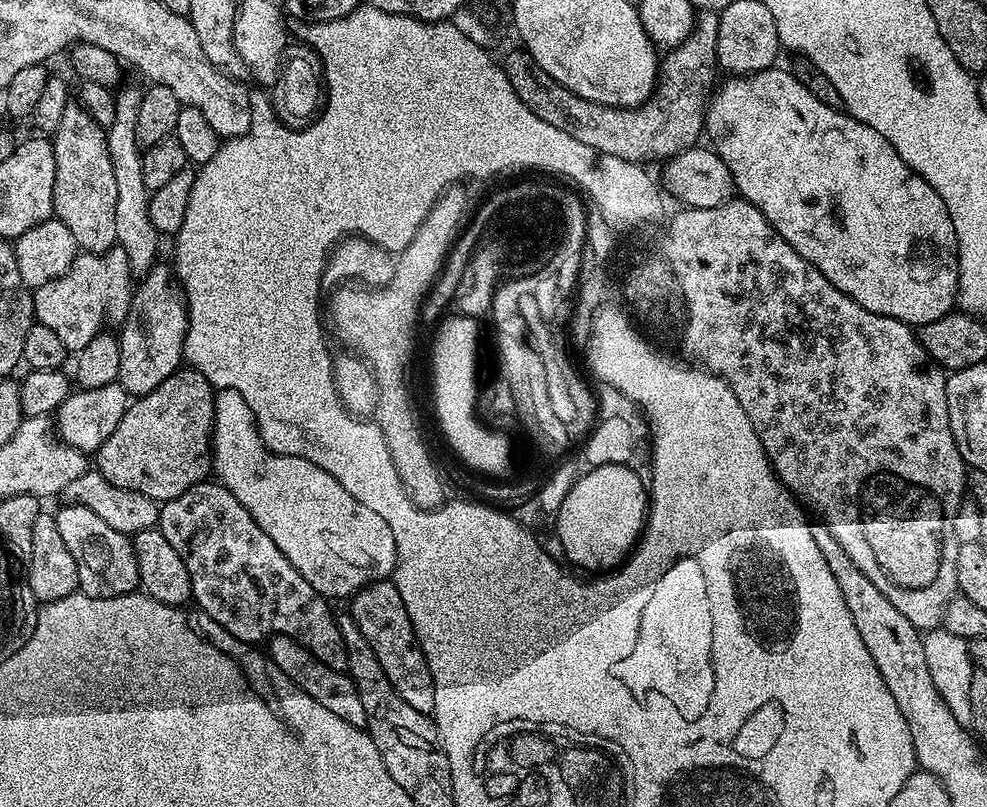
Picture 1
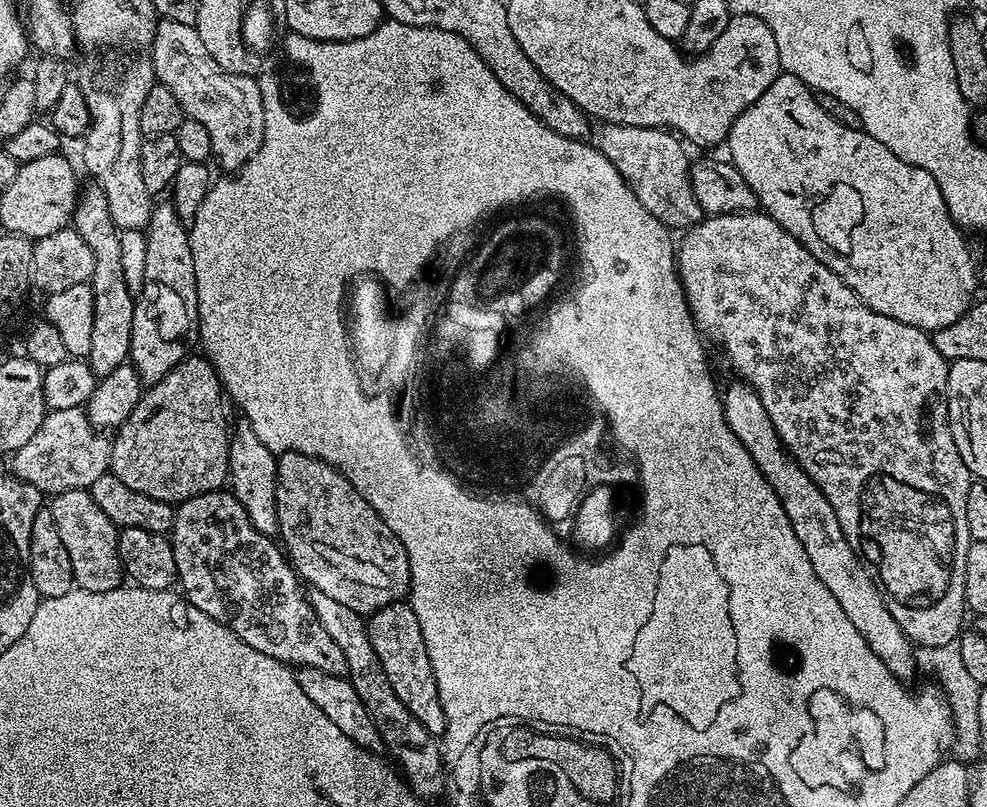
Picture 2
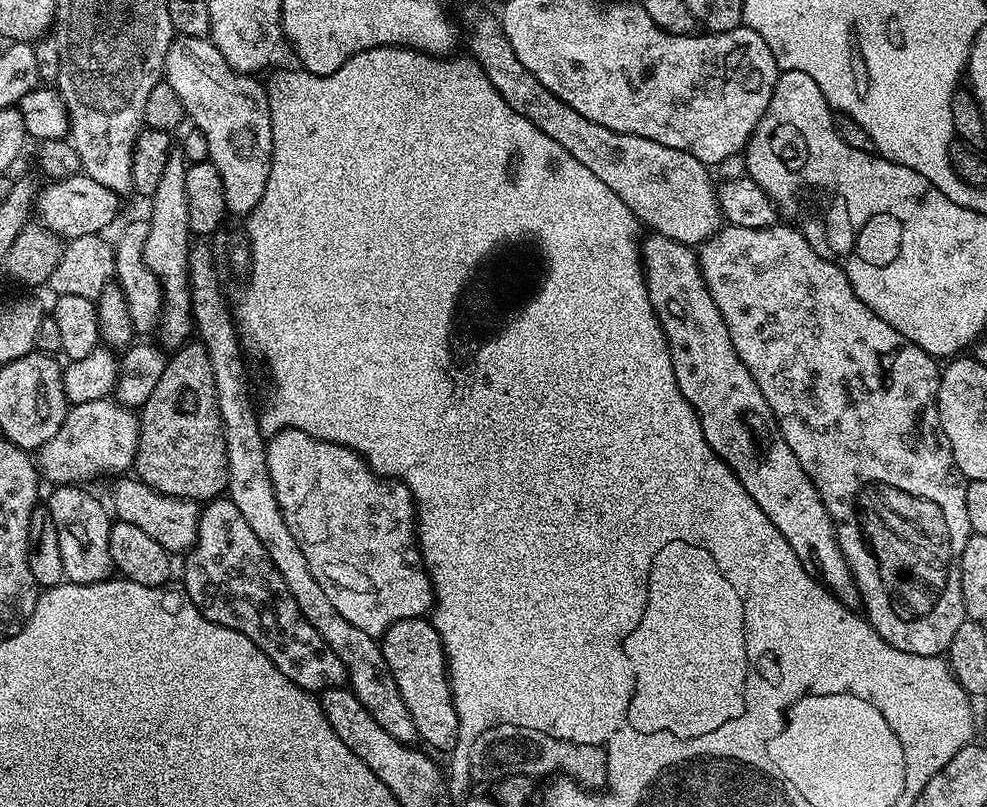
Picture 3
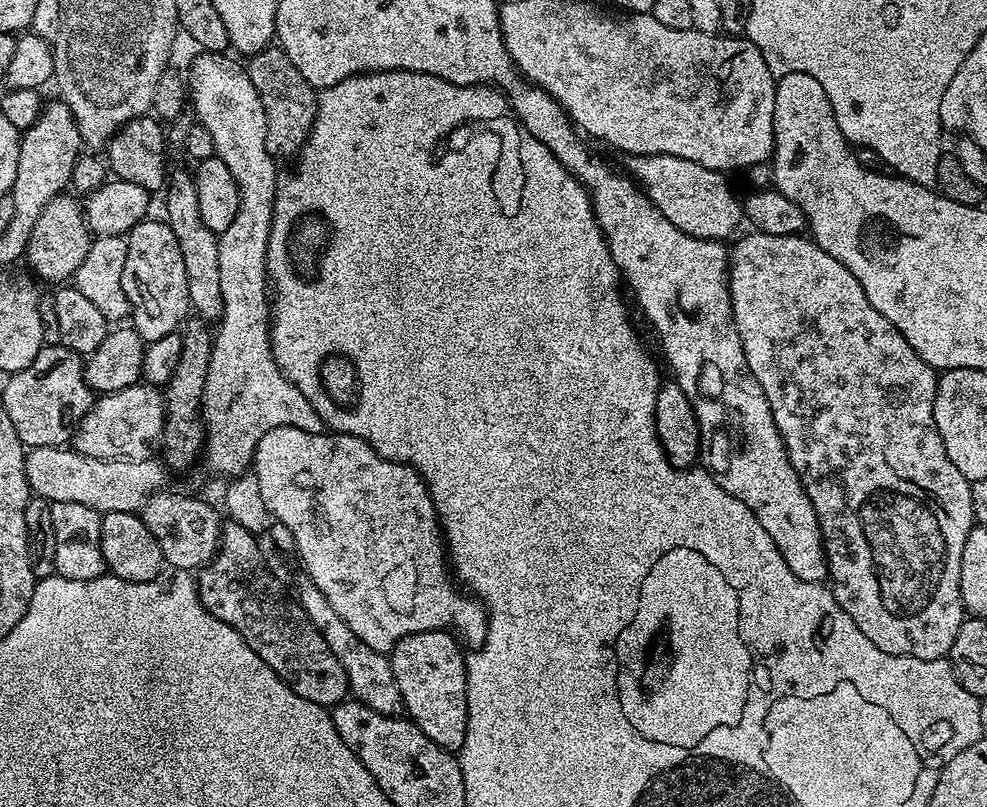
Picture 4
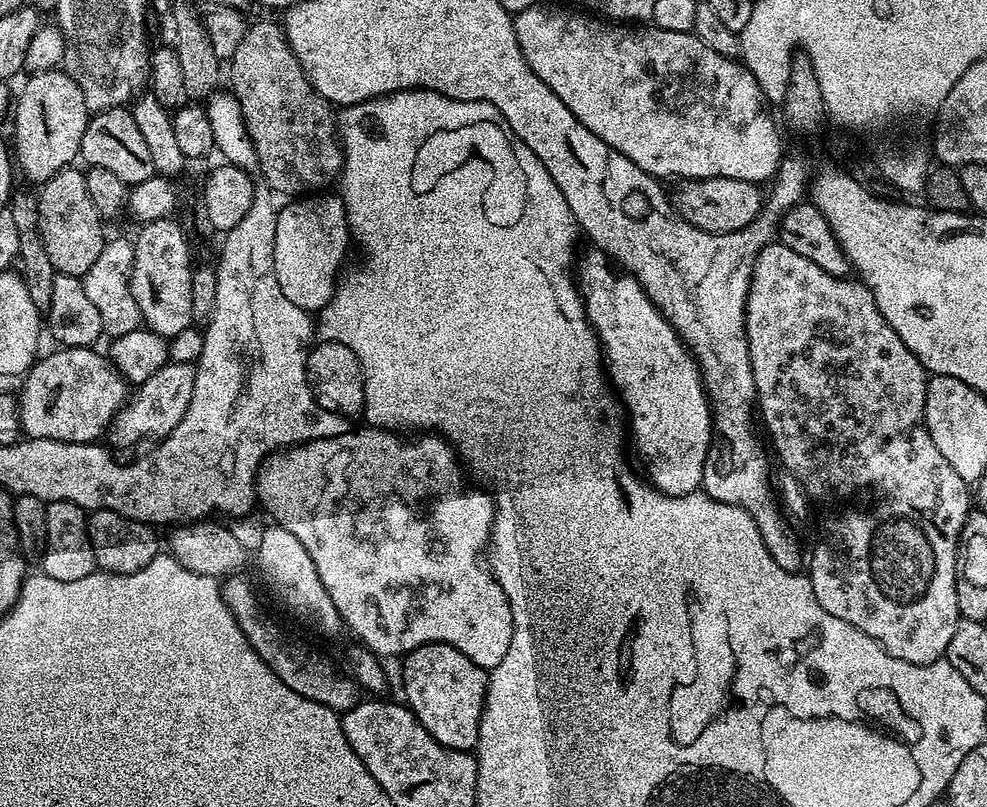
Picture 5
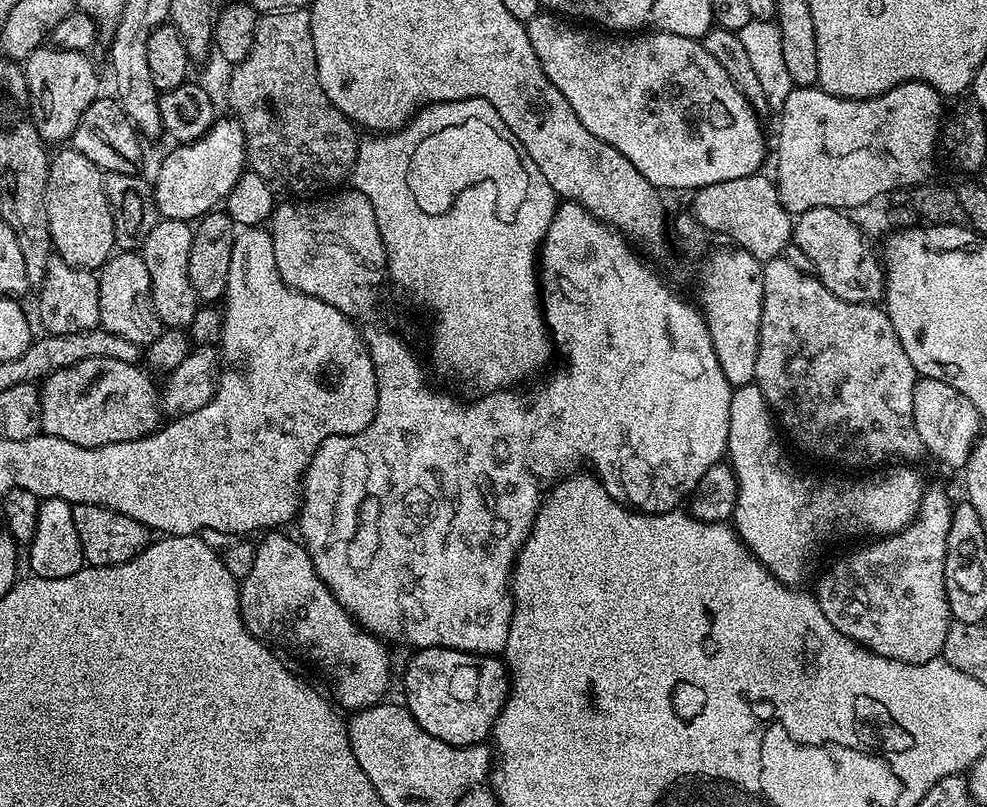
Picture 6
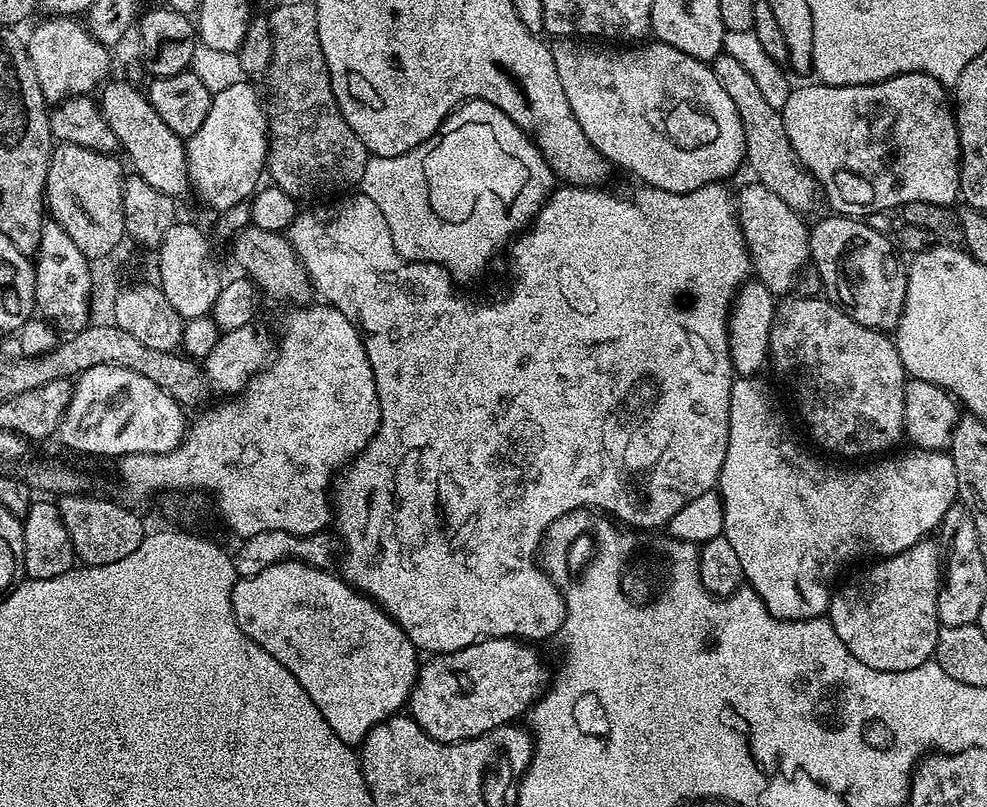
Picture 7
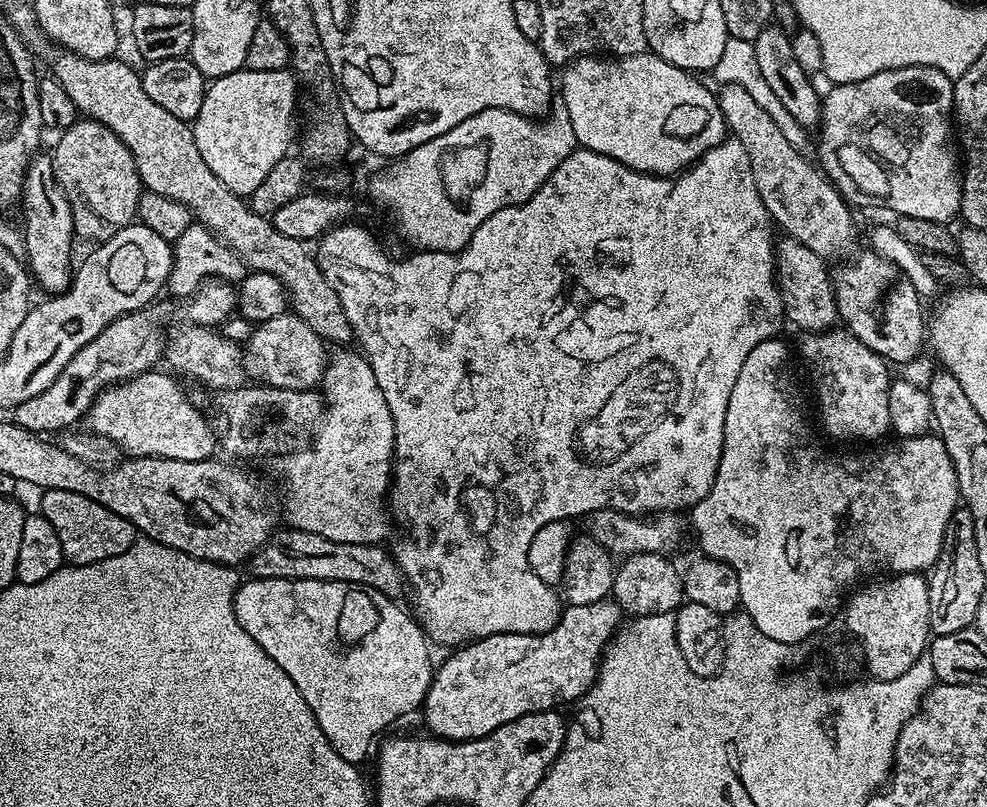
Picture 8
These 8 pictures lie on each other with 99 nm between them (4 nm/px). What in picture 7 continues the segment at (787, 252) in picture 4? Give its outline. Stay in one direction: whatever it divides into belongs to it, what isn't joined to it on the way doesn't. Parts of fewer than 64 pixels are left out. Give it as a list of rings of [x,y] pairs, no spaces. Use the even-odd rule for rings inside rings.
[[[793,295],[791,298],[784,298],[779,301],[778,304],[778,318],[773,320],[772,322],[772,329],[770,330],[770,342],[768,343],[768,354],[770,357],[770,364],[771,367],[776,367],[776,372],[778,375],[781,376],[782,379],[784,379],[784,384],[786,387],[789,388],[790,391],[792,391],[792,396],[794,399],[796,399],[796,408],[798,411],[800,411],[800,416],[802,419],[804,419],[804,424],[806,427],[808,427],[808,432],[810,435],[813,436],[814,439],[817,440],[818,443],[821,444],[822,447],[825,448],[828,452],[837,452],[840,456],[864,456],[860,458],[868,458],[871,456],[868,456],[871,454],[871,452],[884,452],[887,453],[889,450],[887,448],[892,448],[895,446],[896,443],[899,442],[899,440],[902,440],[902,437],[904,436],[904,386],[906,383],[906,373],[904,370],[904,367],[902,366],[902,358],[898,354],[898,350],[896,349],[896,341],[893,339],[889,333],[886,332],[879,332],[877,328],[871,328],[870,326],[862,326],[858,322],[854,322],[854,318],[850,318],[850,314],[846,314],[837,304],[833,304],[831,300],[827,298],[819,298],[820,300],[815,300],[812,296],[796,296]],[[925,538],[919,540],[914,547],[908,548],[904,552],[877,559],[875,563],[873,563],[876,565],[874,565],[873,568],[866,569],[865,572],[861,574],[860,580],[854,581],[853,584],[844,584],[840,589],[837,587],[835,591],[831,593],[826,619],[834,626],[834,634],[838,634],[838,638],[842,638],[842,646],[846,646],[846,650],[850,650],[850,654],[854,654],[854,658],[858,658],[858,662],[870,666],[873,672],[914,670],[914,666],[922,666],[925,662],[935,657],[938,634],[942,627],[940,619],[938,618],[938,594],[940,593],[940,582],[942,579],[942,548],[939,543],[936,545],[934,541],[935,539]]]

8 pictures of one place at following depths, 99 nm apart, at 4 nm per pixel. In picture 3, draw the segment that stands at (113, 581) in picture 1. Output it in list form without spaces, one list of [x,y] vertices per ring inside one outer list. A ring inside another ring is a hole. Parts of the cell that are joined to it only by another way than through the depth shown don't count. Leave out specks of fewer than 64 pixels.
[[[62,484],[53,487],[46,507],[58,530],[58,546],[62,550],[62,570],[69,584],[97,584],[113,575],[110,558],[110,530],[113,521],[107,507],[100,505],[96,496],[87,492],[87,487]]]

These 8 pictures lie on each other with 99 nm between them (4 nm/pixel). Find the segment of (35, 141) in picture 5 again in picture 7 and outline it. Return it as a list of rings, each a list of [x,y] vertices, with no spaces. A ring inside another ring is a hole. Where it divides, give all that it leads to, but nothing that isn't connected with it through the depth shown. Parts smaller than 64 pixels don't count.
[[[48,16],[26,36],[26,43],[38,86],[42,86],[42,94],[49,105],[55,106],[72,96],[95,93],[109,79],[113,53],[98,43],[79,19]]]

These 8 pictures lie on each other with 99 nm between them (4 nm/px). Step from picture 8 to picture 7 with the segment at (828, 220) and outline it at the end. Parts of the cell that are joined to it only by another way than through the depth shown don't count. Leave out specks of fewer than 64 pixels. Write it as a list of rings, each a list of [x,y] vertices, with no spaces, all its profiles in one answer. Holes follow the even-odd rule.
[[[723,54],[715,56],[710,62],[718,82],[722,82],[722,90],[730,94],[730,102],[738,110],[738,118],[742,122],[742,134],[744,135],[744,154],[747,167],[752,167],[752,172],[757,181],[765,184],[786,206],[790,206],[795,212],[808,214],[808,211],[818,200],[818,185],[816,179],[808,173],[797,161],[794,150],[790,146],[790,138],[786,138],[786,126],[780,117],[780,109],[770,106],[766,97],[758,91],[758,86],[746,69],[734,58]]]

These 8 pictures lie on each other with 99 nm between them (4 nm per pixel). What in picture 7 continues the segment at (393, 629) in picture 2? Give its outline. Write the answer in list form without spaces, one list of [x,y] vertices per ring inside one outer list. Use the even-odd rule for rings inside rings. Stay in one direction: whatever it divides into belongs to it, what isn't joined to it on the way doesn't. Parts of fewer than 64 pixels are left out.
[[[499,636],[493,640],[479,640],[477,644],[466,646],[462,650],[429,655],[427,659],[425,659],[428,661],[426,661],[425,664],[423,661],[423,663],[419,665],[416,674],[416,685],[412,687],[412,694],[410,697],[410,715],[412,719],[418,722],[418,726],[422,726],[422,730],[426,730],[426,734],[430,734],[430,738],[434,738],[443,744],[456,744],[460,740],[478,738],[482,734],[486,734],[498,726],[513,723],[517,718],[520,718],[516,716],[522,715],[521,717],[523,717],[525,713],[531,709],[532,705],[544,695],[544,689],[546,687],[546,676],[544,680],[544,664],[540,661],[539,654],[532,648],[535,647],[529,646],[527,643],[521,642],[519,639]]]

